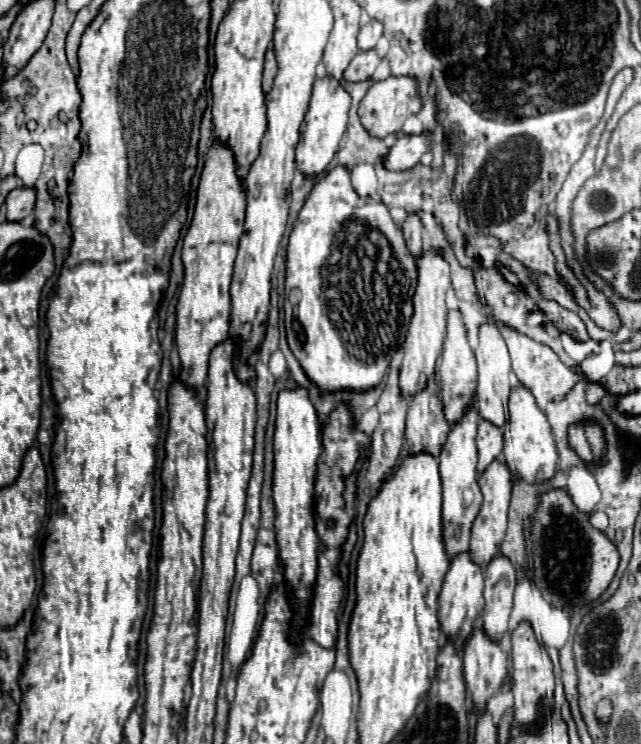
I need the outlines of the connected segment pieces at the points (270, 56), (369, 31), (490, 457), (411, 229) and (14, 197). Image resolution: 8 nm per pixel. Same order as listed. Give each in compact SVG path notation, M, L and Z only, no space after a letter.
M269 46L267 54L265 54L265 68L263 68L263 92L271 90L275 74L277 74L277 60L275 60L273 46Z
M367 20L361 30L359 30L359 48L361 50L369 50L369 48L375 48L377 40L381 38L383 34L383 22L379 20Z
M479 420L477 428L477 450L479 450L479 466L477 470L483 472L487 464L491 464L503 450L503 432L499 426L491 424L489 420Z
M407 212L407 218L403 222L403 236L407 242L407 248L413 252L413 256L419 256L423 246L421 246L421 220L415 212Z
M15 188L7 196L7 220L23 220L29 216L35 208L35 198L37 198L37 188Z

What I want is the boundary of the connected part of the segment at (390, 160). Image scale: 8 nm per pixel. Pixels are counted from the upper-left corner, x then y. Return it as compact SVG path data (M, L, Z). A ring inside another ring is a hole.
M405 134L385 156L385 168L407 170L413 168L425 152L431 150L431 134Z

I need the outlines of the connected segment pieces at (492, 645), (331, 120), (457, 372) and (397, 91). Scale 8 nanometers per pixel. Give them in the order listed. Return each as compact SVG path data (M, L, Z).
M485 628L473 630L463 646L463 674L471 690L473 704L485 708L487 700L503 686L507 676L507 652L499 642L491 640Z
M323 76L313 84L313 96L305 122L301 126L301 140L297 144L297 164L303 174L321 174L337 152L337 144L343 138L347 126L347 114L351 106L349 92L333 76Z
M449 310L447 314L447 334L445 334L445 344L443 344L443 354L439 362L439 376L441 376L441 386L443 386L443 404L445 404L445 418L449 424L455 424L469 400L473 400L475 386L477 386L477 366L475 366L475 354L469 346L467 338L467 328L463 322L463 314L459 310Z
M391 76L387 80L375 82L367 96L363 98L359 112L361 112L361 120L363 126L373 134L373 136L381 136L385 138L391 132L399 132L401 124L409 118L419 114L419 110L423 108L423 98L419 92L419 80L415 76Z

